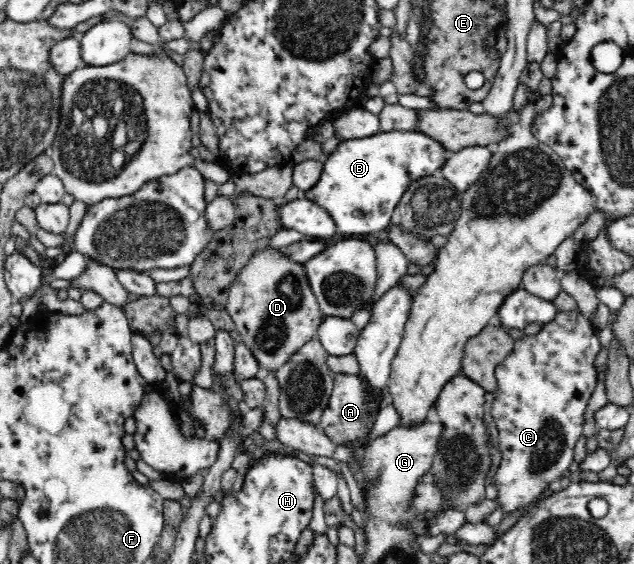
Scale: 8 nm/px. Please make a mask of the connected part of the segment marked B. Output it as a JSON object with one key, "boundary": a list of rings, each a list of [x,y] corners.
{"boundary":[[[416,131],[378,132],[364,139],[340,141],[323,163],[318,183],[301,196],[328,210],[340,233],[365,238],[383,229],[388,231],[392,214],[410,184],[438,172],[449,154],[439,143]]]}

